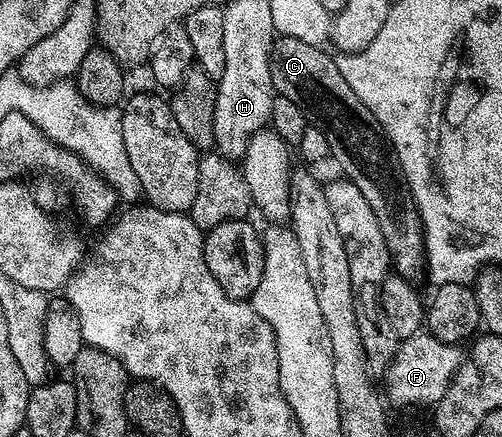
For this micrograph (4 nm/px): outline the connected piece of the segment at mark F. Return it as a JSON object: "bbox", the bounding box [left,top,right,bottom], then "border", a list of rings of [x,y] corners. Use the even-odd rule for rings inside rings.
{"bbox":[383,333,463,407],"border":[[[418,333],[400,340],[397,344],[397,356],[390,361],[389,369],[383,375],[383,391],[388,402],[398,403],[401,407],[417,407],[420,403],[436,405],[443,393],[447,393],[449,382],[461,368],[463,351],[460,350],[462,348],[458,344],[444,343],[428,333]]]}

